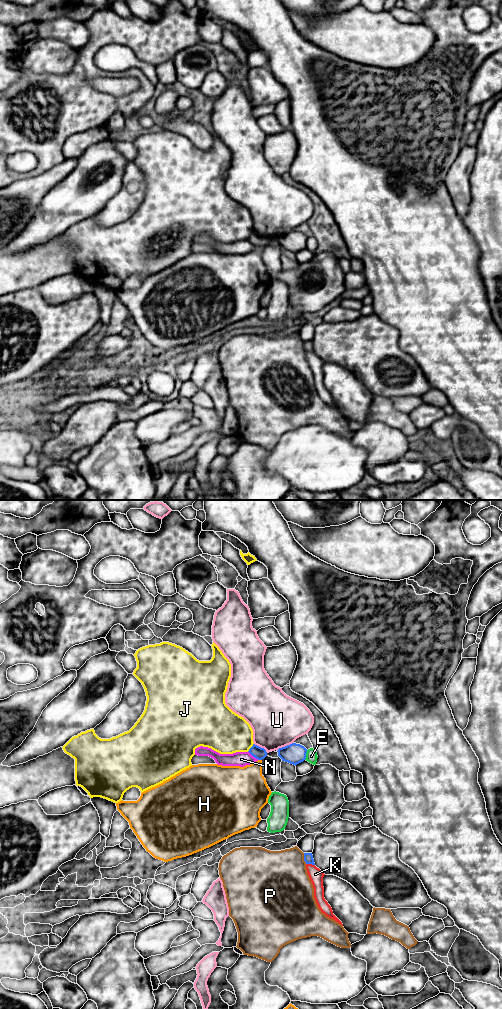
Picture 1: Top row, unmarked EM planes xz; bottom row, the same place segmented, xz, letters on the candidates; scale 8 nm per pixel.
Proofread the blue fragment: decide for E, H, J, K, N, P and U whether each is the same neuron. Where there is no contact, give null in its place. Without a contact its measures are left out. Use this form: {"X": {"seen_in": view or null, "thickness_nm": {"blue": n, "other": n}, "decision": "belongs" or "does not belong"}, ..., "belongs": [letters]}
{"E": {"seen_in": "xz", "thickness_nm": {"blue": 160, "other": 100}, "decision": "does not belong"}, "H": {"seen_in": "xz", "thickness_nm": {"blue": 100, "other": 320}, "decision": "does not belong"}, "J": {"seen_in": "xz", "thickness_nm": {"blue": 100, "other": 340}, "decision": "does not belong"}, "K": {"seen_in": "xz", "thickness_nm": {"blue": 80, "other": 110}, "decision": "does not belong"}, "N": {"seen_in": "xz", "thickness_nm": {"blue": 100, "other": 120}, "decision": "does not belong"}, "P": {"seen_in": "xz", "thickness_nm": {"blue": 80, "other": 440}, "decision": "does not belong"}, "U": {"seen_in": "xz", "thickness_nm": {"blue": 160, "other": 420}, "decision": "does not belong"}, "belongs": []}

